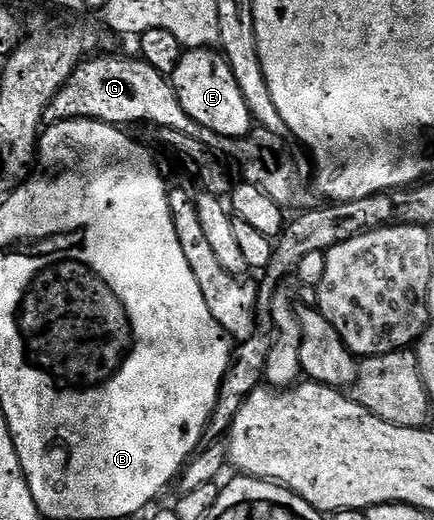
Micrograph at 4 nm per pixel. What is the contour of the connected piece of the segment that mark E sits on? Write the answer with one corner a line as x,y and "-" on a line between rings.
220,49
185,50
171,81
179,96
179,104
183,104
183,112
187,112
191,120
203,124
203,128
221,138
249,137
255,126
255,114
247,108
247,100
243,100
243,92
239,92
239,83
231,72
231,64
227,64

